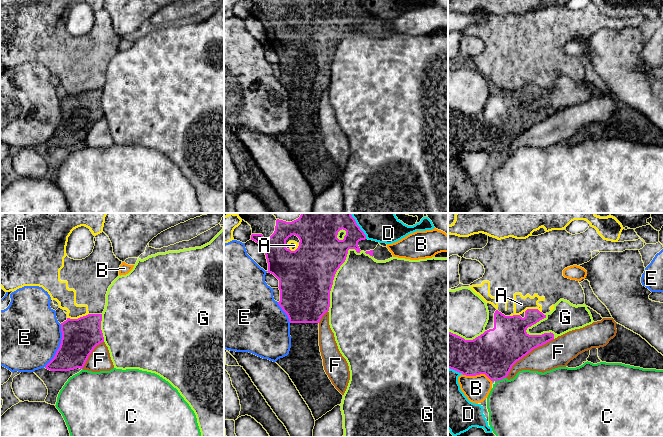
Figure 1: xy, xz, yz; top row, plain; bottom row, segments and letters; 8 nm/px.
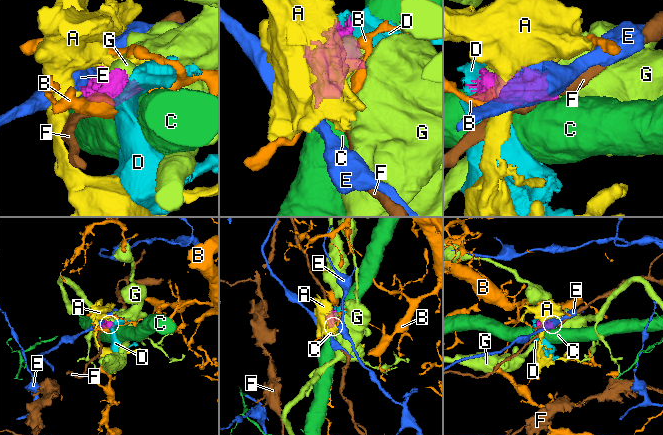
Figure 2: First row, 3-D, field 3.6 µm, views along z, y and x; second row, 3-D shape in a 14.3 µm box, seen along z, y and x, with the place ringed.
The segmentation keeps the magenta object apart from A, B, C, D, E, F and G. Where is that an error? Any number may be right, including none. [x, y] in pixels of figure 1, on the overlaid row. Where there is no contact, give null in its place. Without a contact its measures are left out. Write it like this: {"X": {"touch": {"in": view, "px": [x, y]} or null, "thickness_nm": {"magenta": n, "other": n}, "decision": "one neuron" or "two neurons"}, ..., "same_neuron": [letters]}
{"A": {"touch": {"in": "xy", "px": [78, 318]}, "thickness_nm": {"magenta": 300, "other": 150}, "decision": "two neurons"}, "B": {"touch": {"in": "yz", "px": [477, 374]}, "thickness_nm": {"magenta": 360, "other": 200}, "decision": "two neurons"}, "C": {"touch": {"in": "yz", "px": [500, 379]}, "thickness_nm": {"magenta": 360, "other": 440}, "decision": "two neurons"}, "D": {"touch": {"in": "xz", "px": [358, 226]}, "thickness_nm": {"magenta": 320, "other": 320}, "decision": "two neurons"}, "E": {"touch": {"in": "xy", "px": [60, 346]}, "thickness_nm": {"magenta": 300, "other": 480}, "decision": "two neurons"}, "F": {"touch": {"in": "yz", "px": [527, 353]}, "thickness_nm": {"magenta": 360, "other": 220}, "decision": "two neurons"}, "G": {"touch": {"in": "xz", "px": [334, 275]}, "thickness_nm": {"magenta": 440, "other": 480}, "decision": "two neurons"}, "same_neuron": []}

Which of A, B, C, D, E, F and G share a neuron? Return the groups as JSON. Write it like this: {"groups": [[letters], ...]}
{"groups": [["A"], ["B"], ["C"], ["D"], ["E"], ["F"], ["G"]]}

